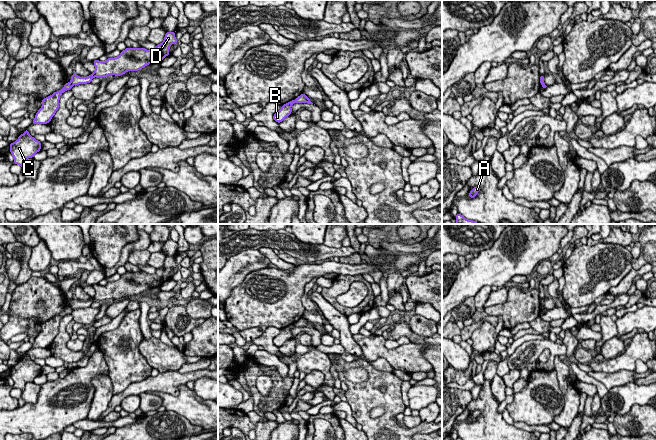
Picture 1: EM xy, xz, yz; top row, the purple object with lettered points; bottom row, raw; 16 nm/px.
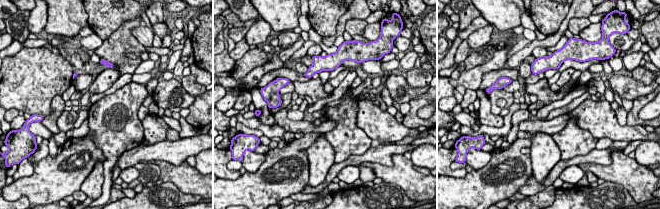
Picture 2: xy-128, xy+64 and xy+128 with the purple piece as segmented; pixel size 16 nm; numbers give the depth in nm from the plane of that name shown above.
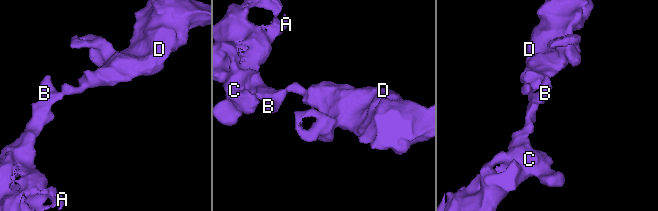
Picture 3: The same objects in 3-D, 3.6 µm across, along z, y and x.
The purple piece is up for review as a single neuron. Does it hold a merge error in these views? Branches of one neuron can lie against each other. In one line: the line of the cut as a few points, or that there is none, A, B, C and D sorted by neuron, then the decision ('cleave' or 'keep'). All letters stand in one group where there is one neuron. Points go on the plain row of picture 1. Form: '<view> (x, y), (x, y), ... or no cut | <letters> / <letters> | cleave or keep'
xy (69, 306), (72, 309) | A B C / D | cleave

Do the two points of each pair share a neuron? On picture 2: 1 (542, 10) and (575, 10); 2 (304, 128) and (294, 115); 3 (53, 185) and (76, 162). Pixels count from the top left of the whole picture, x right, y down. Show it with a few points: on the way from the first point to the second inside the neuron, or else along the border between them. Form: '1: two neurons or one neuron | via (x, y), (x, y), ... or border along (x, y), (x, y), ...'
1: two neurons | border along (569, 10), (557, 31)
2: two neurons | border along (287, 110), (288, 118), (302, 120)
3: one neuron | via (59, 179), (70, 168)

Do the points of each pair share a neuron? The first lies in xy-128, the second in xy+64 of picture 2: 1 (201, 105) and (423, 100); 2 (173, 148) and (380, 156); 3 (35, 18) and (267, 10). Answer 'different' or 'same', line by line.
1: same
2: same
3: different

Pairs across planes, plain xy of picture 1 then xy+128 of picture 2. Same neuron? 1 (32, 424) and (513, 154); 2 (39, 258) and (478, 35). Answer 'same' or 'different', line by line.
1: same
2: same

